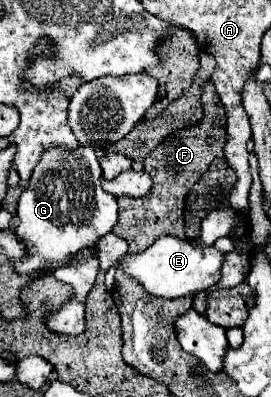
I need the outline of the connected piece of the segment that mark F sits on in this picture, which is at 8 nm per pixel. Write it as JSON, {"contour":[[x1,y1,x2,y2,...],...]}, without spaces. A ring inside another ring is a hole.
{"contour":[[207,81,203,87,201,103,203,103,203,119,191,125,189,129,181,129,167,135,167,139,163,139,163,143,159,143,159,147,151,155,147,155,147,159,143,161,143,169,153,177,153,187,149,195,141,199,133,199,133,197,117,199,119,221,113,227,113,233,123,237,129,243,129,251,127,251,129,255,143,253,151,243,155,243,163,235,185,237,185,231,183,231,185,197,191,185,201,179,201,175,209,169,209,165,215,159,223,157,227,115,211,81]]}

